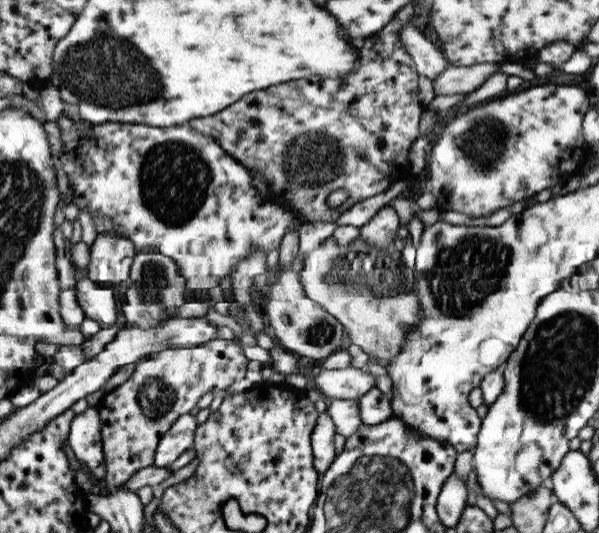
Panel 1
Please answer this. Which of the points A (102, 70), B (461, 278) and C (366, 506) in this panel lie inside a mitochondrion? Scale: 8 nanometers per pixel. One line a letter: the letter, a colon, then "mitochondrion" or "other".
A: mitochondrion
B: mitochondrion
C: mitochondrion

